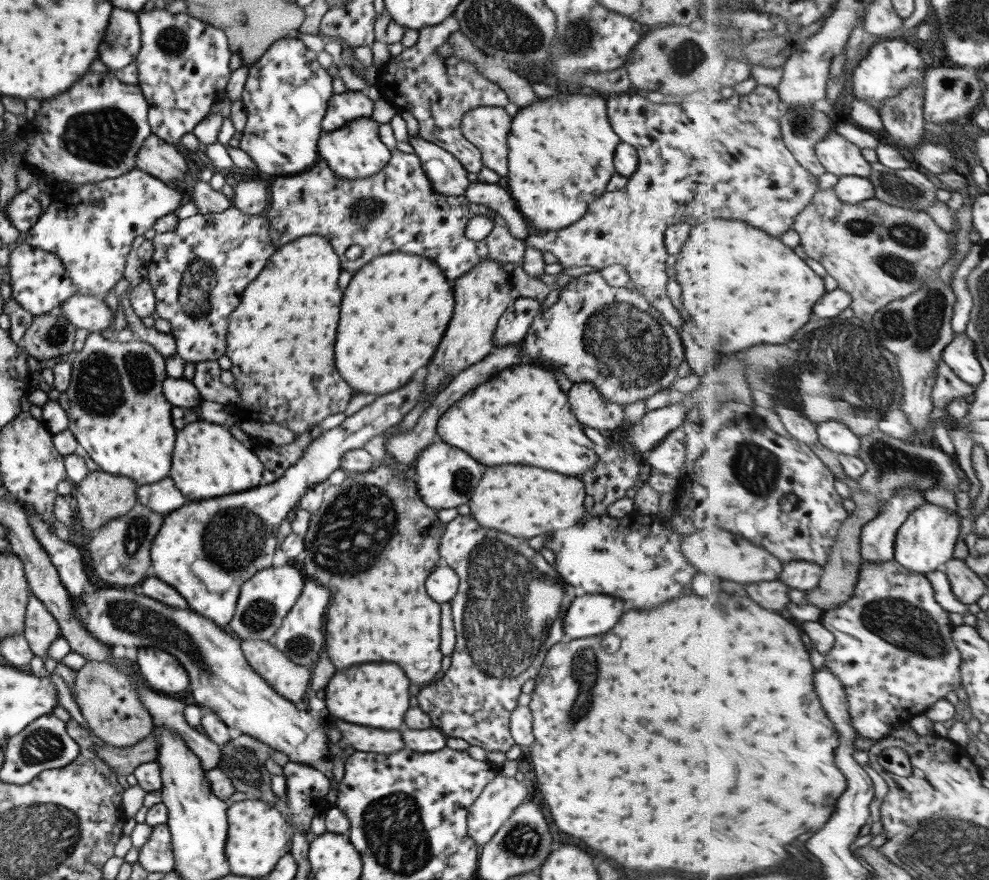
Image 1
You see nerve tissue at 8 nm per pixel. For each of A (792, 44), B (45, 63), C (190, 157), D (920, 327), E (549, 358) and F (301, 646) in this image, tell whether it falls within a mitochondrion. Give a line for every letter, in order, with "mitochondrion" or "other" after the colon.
A: other
B: other
C: other
D: mitochondrion
E: other
F: mitochondrion

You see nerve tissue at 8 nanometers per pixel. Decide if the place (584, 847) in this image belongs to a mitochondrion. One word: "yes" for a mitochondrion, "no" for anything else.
no

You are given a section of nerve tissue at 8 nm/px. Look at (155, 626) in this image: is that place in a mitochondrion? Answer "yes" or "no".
yes

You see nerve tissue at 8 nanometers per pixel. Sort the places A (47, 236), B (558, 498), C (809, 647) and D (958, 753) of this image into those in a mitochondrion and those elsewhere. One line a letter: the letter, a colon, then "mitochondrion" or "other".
A: other
B: other
C: other
D: other

